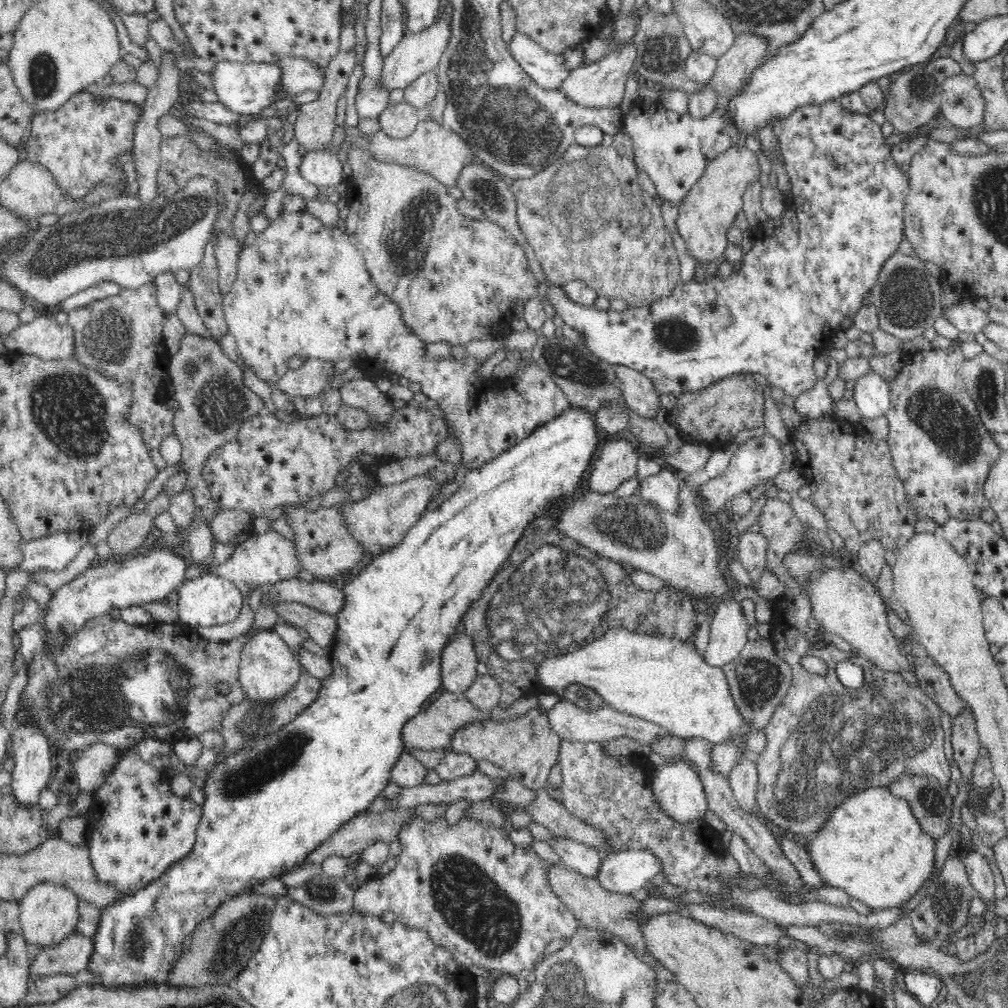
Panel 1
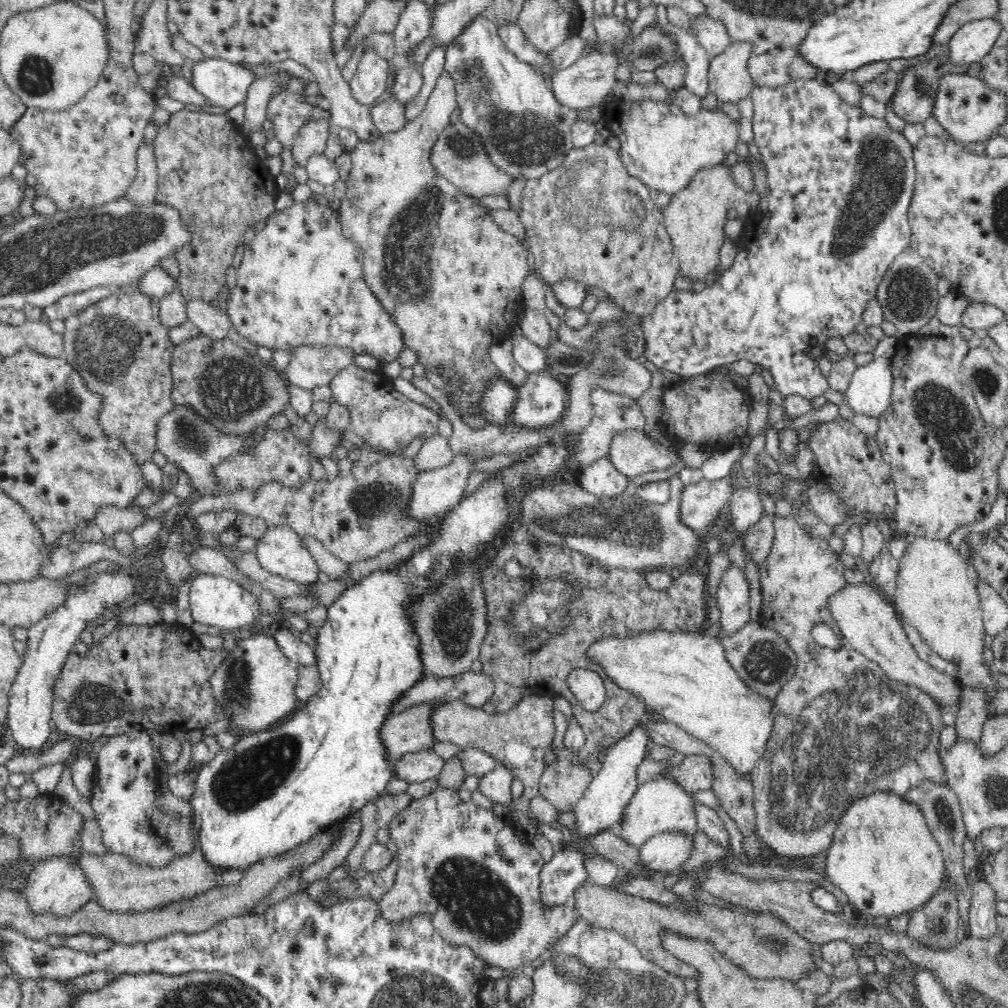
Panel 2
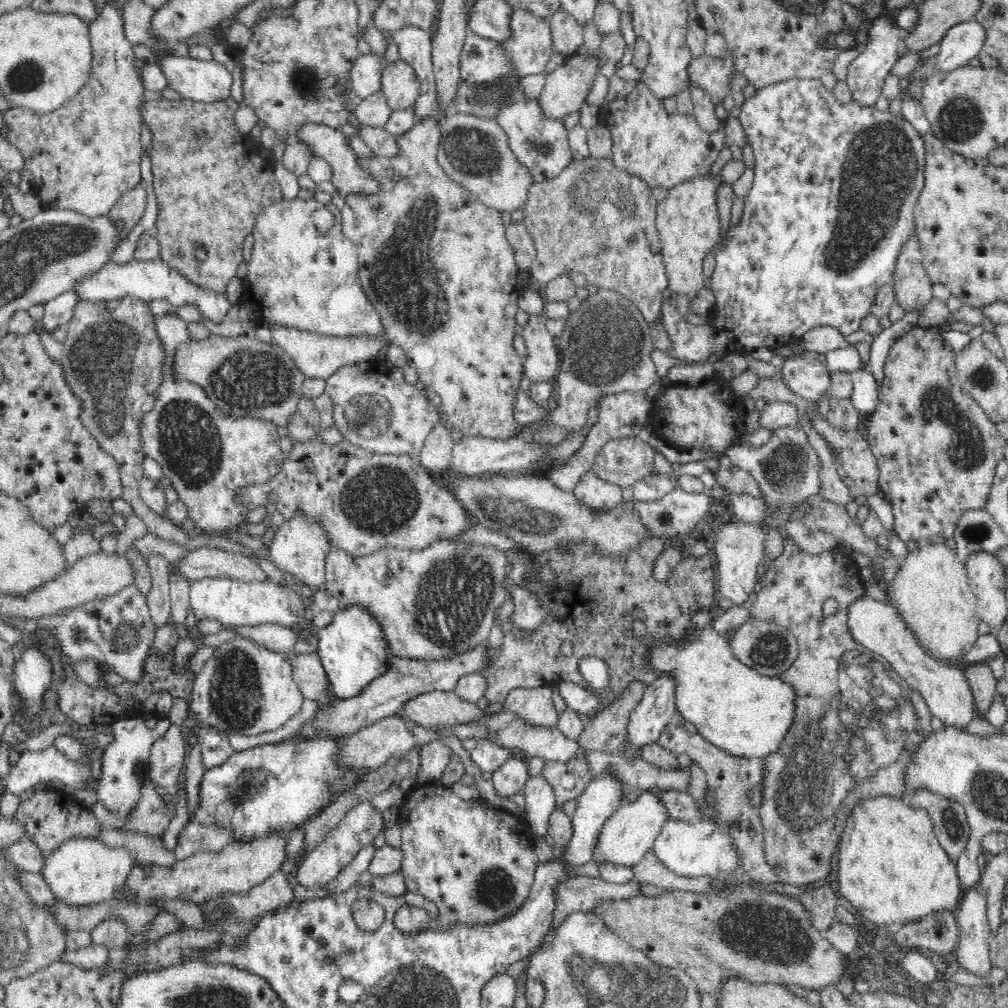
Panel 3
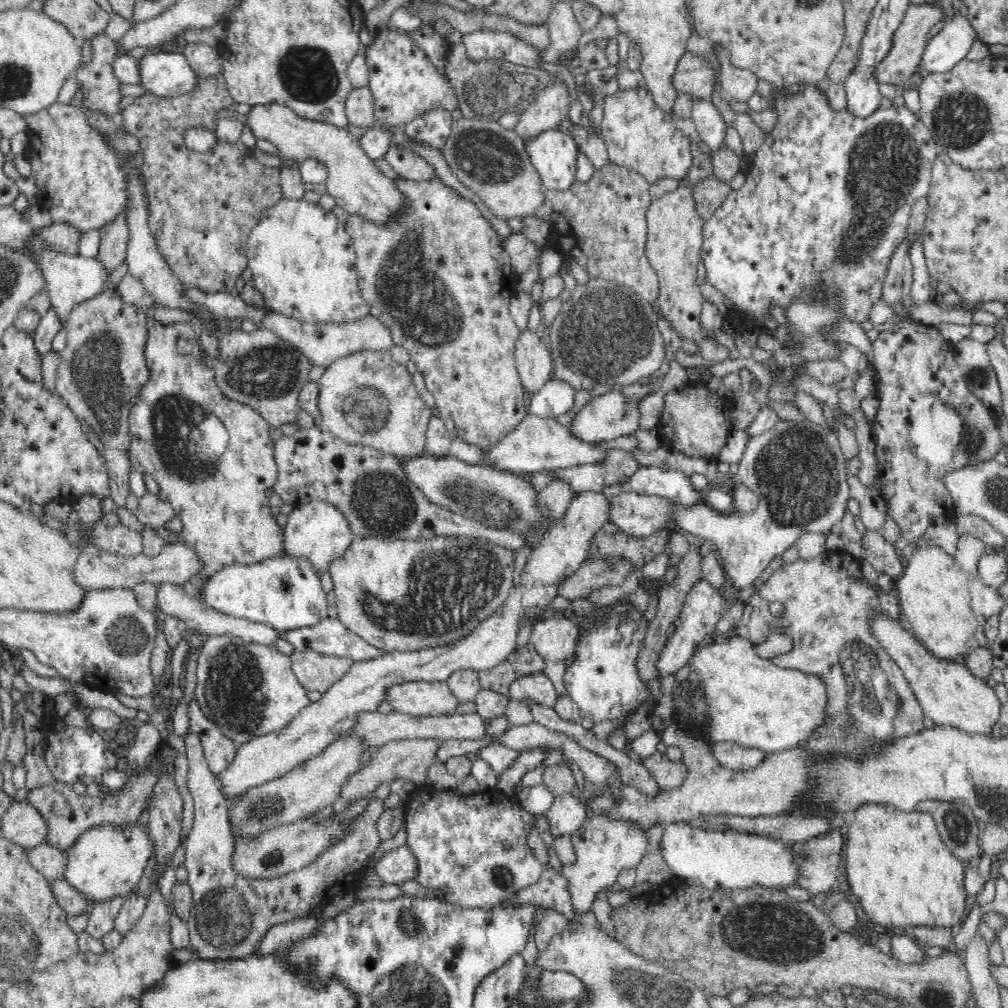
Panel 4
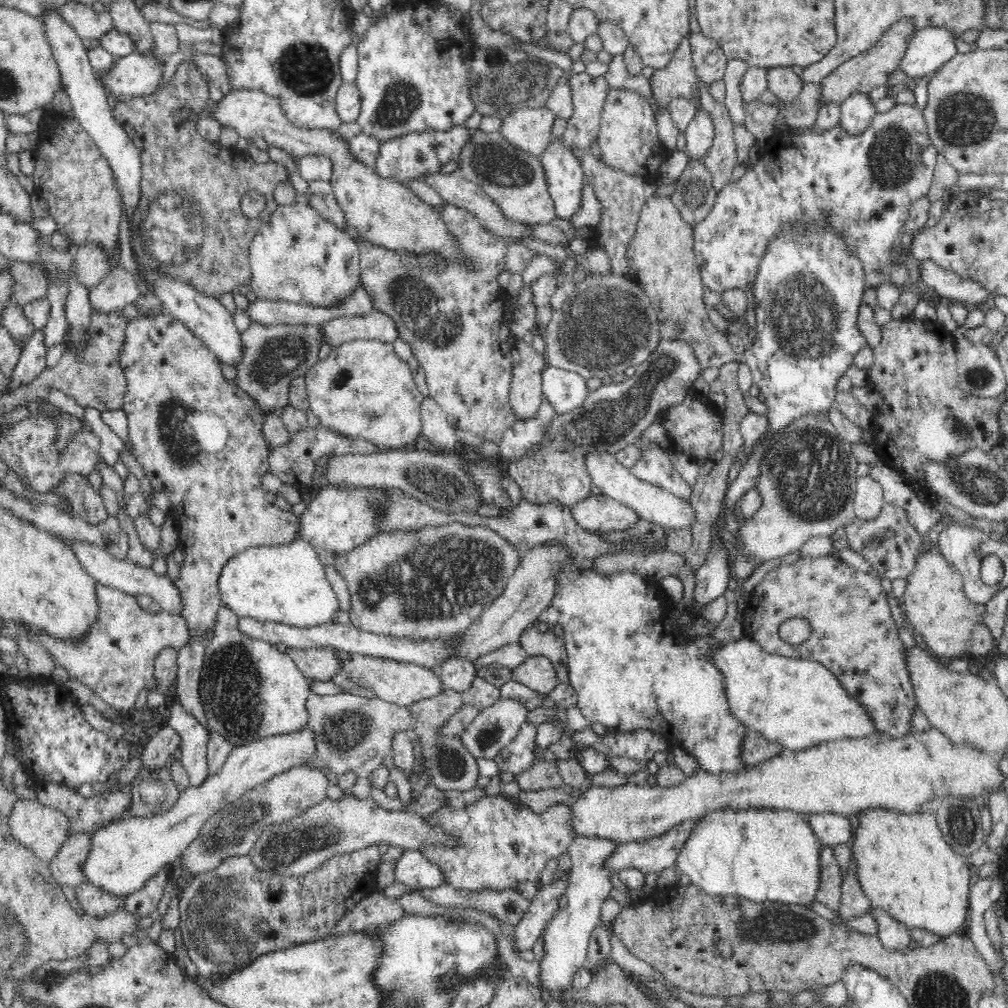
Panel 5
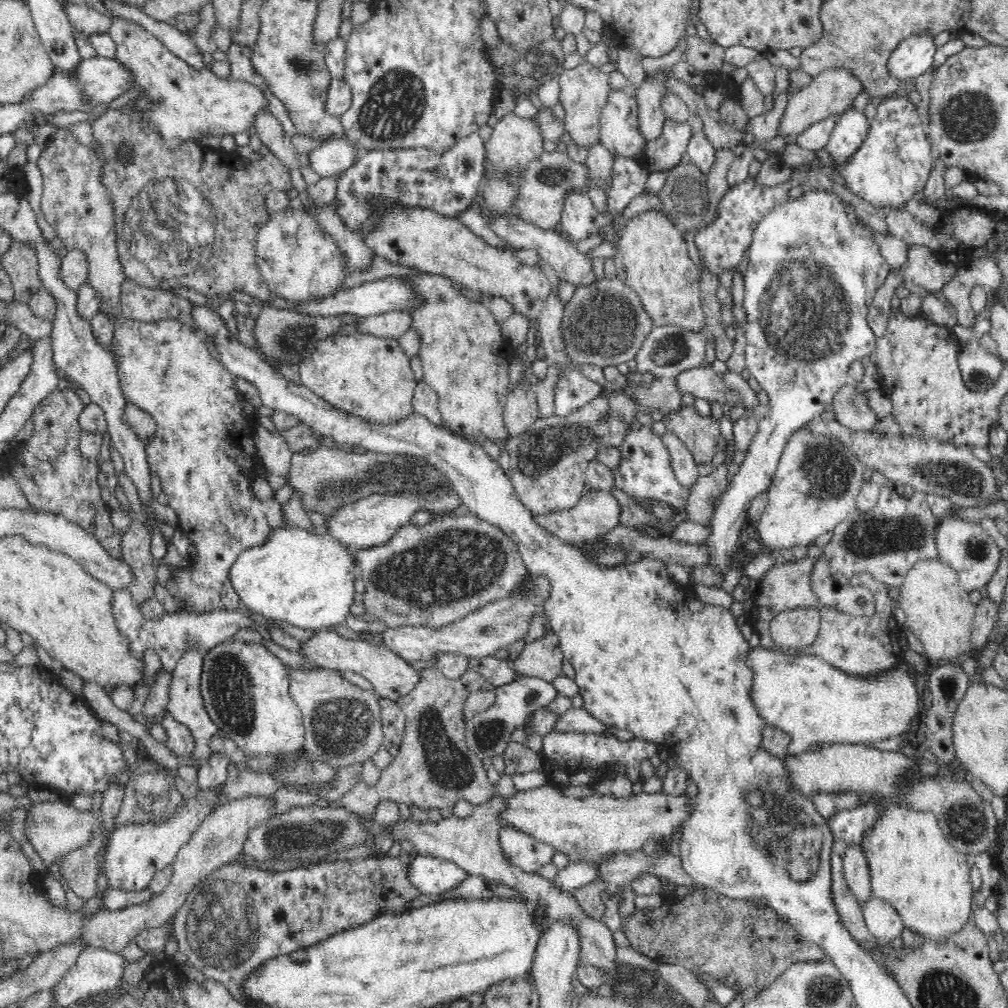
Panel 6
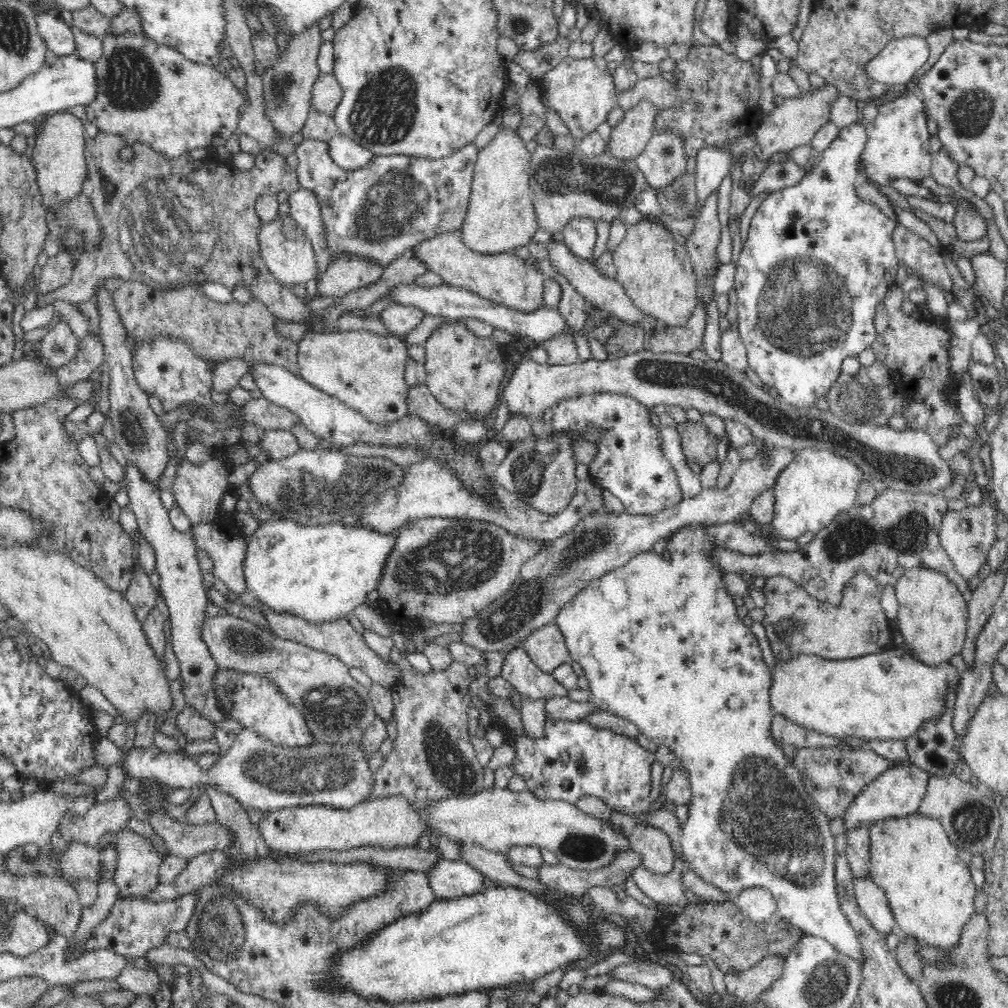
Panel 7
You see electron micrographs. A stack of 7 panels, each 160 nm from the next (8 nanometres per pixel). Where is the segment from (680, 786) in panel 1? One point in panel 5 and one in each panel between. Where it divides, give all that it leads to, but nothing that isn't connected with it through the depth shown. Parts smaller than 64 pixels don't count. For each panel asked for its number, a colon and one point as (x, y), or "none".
2: (663, 806)
3: (625, 837)
4: (604, 846)
5: (567, 937)

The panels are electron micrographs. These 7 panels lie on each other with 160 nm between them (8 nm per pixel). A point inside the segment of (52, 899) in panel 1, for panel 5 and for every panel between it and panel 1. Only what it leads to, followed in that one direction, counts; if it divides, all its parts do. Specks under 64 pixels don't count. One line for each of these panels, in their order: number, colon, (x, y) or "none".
2: (57, 887)
3: (81, 872)
4: (104, 862)
5: (124, 854)

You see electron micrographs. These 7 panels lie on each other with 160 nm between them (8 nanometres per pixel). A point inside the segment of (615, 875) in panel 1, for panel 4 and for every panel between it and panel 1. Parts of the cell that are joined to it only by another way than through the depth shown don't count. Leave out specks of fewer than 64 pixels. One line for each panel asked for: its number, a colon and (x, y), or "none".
2: (663, 853)
3: (704, 849)
4: (716, 859)

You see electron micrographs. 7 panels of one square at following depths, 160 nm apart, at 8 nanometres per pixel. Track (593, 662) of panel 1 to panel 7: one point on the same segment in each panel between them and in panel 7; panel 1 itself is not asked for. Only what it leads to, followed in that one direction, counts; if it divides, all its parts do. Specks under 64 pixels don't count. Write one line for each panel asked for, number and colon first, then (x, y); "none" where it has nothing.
2: (684, 678)
3: (745, 714)
4: (750, 701)
5: (796, 704)
6: (813, 702)
7: (882, 696)

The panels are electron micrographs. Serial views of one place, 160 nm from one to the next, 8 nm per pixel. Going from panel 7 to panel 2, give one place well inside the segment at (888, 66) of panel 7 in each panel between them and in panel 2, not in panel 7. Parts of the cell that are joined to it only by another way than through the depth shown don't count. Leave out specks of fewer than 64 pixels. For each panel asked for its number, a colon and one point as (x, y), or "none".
2: (971, 44)
3: (963, 42)
4: (950, 46)
5: (931, 47)
6: (914, 56)

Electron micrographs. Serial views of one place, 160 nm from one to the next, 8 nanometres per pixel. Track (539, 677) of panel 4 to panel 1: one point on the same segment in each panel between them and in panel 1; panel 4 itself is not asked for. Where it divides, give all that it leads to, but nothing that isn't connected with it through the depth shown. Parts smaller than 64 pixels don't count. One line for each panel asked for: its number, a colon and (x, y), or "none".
1: (526, 748)
2: (518, 739)
3: (535, 706)

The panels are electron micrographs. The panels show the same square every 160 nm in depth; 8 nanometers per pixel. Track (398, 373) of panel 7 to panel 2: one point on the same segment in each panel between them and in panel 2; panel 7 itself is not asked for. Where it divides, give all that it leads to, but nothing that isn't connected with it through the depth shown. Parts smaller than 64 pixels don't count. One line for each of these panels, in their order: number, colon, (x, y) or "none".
2: (383, 417)
3: (375, 407)
4: (367, 398)
5: (363, 390)
6: (363, 375)

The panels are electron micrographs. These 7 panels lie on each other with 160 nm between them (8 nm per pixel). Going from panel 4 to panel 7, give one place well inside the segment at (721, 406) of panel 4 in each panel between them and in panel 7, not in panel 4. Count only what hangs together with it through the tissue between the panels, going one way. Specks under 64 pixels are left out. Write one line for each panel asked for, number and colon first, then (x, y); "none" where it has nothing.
5: (696, 426)
6: (701, 435)
7: (699, 445)

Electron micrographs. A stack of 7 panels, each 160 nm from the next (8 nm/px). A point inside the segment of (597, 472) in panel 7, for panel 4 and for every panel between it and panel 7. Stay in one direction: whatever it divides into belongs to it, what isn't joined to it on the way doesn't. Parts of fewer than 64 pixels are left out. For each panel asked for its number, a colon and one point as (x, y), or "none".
4: (556, 397)
5: (565, 391)
6: (646, 473)

